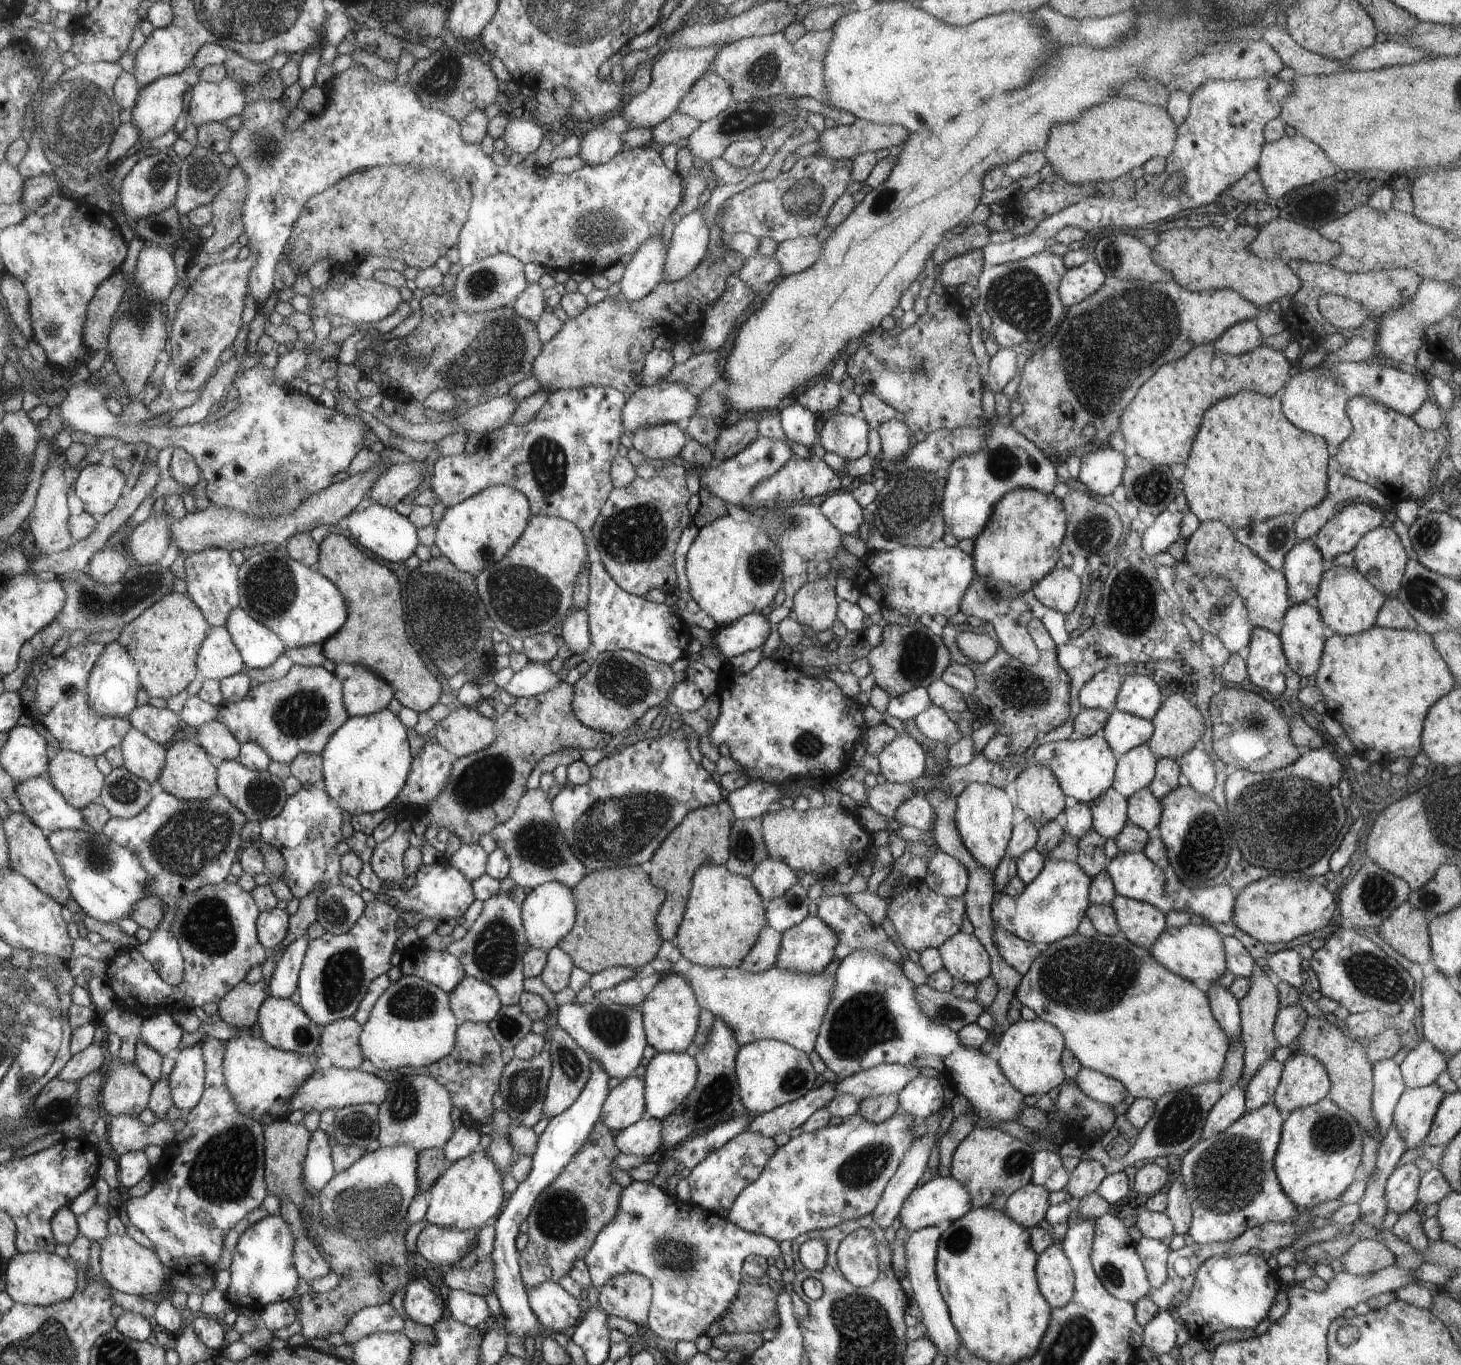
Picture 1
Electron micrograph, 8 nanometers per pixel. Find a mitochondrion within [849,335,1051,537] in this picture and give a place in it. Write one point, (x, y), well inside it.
(1003, 463)

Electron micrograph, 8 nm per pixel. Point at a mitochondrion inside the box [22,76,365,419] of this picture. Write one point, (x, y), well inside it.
(78, 118)

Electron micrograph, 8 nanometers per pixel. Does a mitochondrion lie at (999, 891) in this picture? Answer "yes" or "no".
no

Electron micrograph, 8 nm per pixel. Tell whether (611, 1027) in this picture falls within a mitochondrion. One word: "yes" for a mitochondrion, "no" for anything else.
yes

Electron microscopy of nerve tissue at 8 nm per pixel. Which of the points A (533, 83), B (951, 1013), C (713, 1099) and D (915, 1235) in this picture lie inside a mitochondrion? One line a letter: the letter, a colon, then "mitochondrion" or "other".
A: other
B: mitochondrion
C: mitochondrion
D: other

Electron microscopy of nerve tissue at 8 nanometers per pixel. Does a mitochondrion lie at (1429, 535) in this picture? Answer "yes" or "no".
yes

